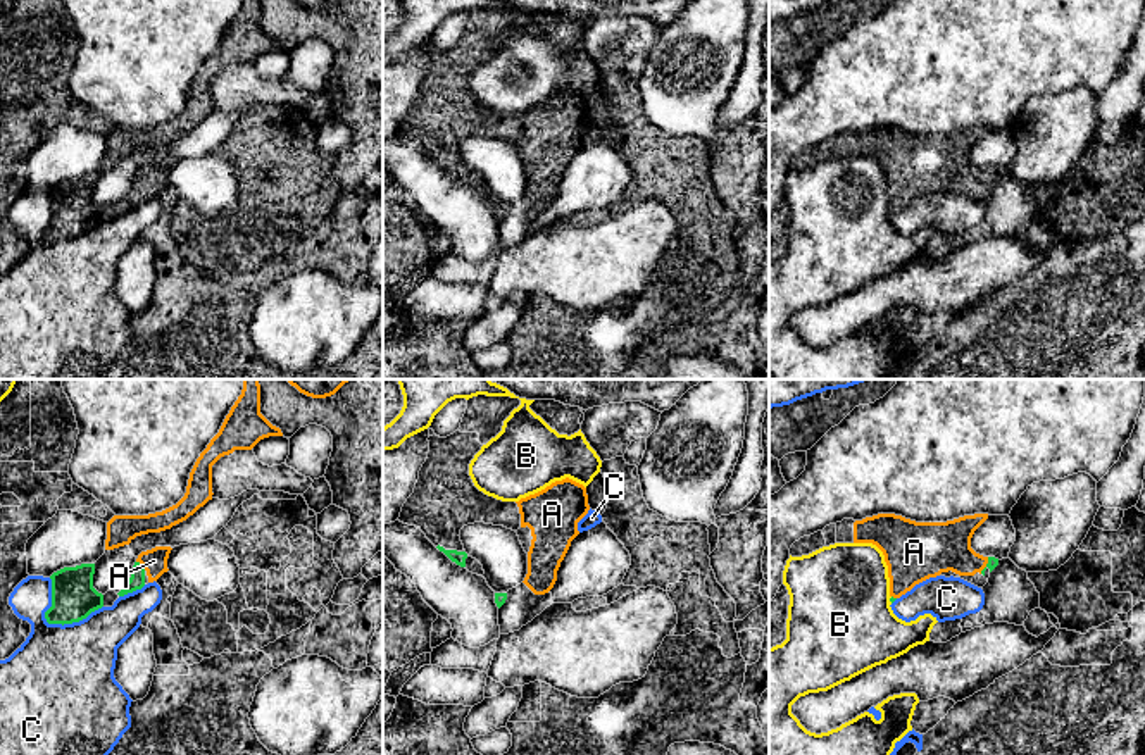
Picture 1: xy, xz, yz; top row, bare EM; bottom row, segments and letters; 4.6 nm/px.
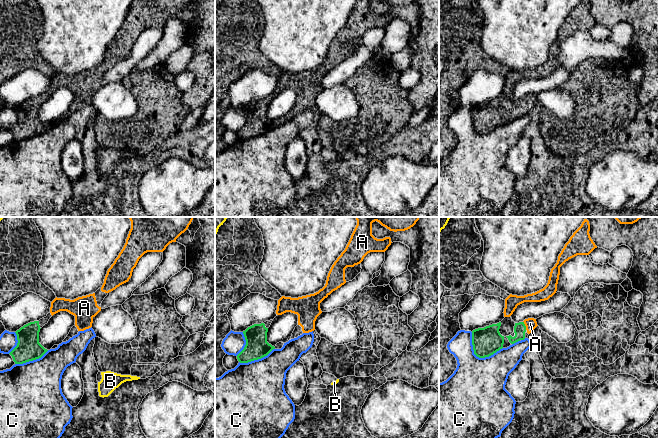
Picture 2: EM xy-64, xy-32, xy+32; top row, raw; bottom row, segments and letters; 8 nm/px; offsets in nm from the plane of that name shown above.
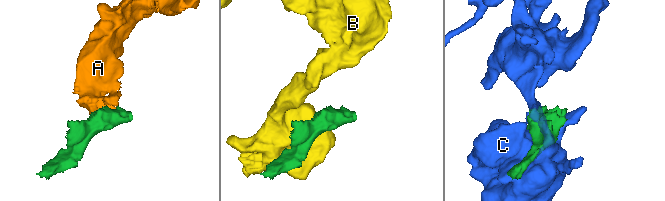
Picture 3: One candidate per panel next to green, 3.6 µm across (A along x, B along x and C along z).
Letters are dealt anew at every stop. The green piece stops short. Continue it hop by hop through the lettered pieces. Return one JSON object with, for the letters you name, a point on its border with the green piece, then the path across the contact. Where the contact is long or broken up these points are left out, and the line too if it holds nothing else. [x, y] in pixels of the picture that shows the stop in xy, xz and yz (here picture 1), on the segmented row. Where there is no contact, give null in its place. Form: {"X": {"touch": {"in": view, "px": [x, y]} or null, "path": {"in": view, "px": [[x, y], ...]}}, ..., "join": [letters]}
{"A": {"touch": {"in": "xy", "px": [142, 566]}}, "join": ["A"]}

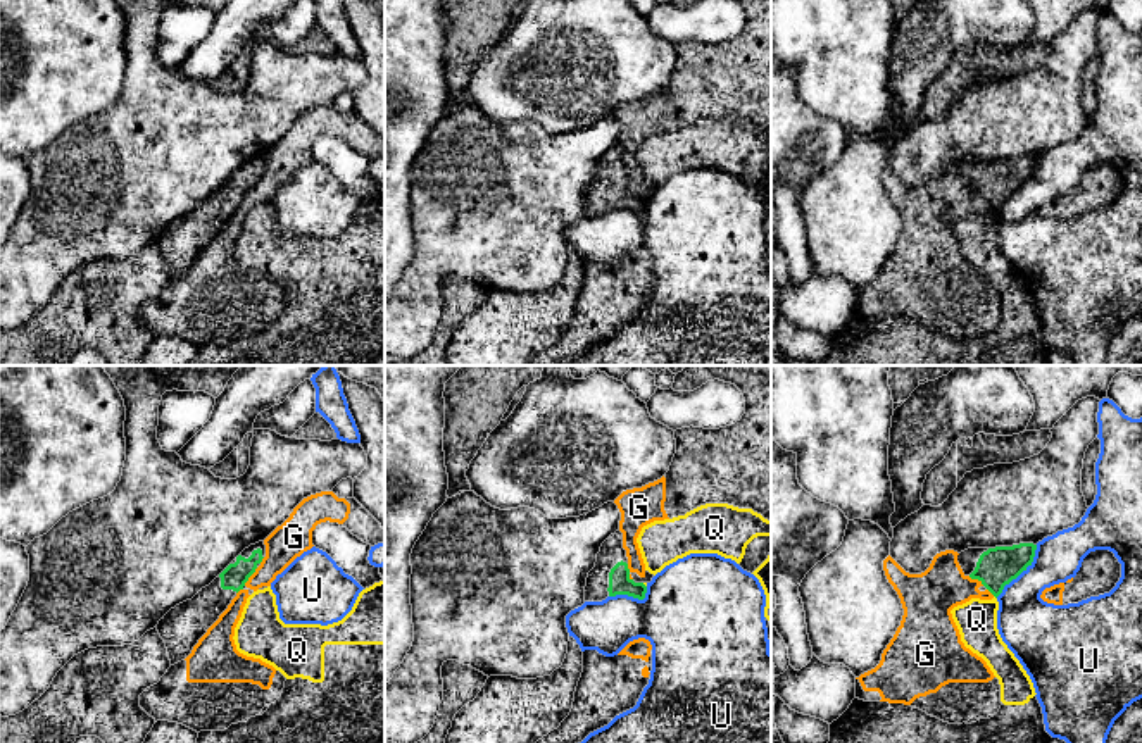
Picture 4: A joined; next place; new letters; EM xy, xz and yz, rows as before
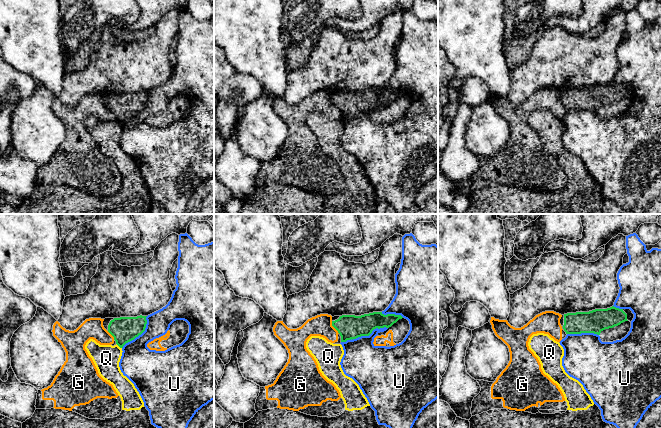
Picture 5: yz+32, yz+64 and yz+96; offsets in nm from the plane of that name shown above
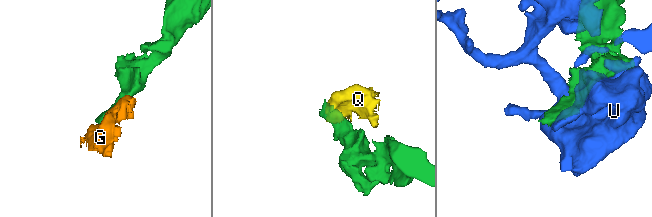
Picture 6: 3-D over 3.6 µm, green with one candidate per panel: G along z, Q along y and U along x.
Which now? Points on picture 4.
{"join": []}

